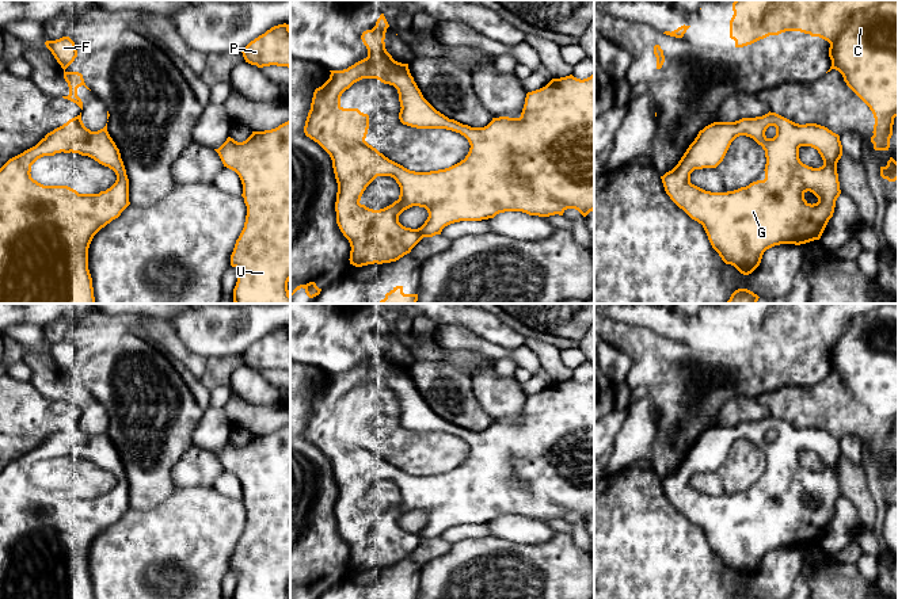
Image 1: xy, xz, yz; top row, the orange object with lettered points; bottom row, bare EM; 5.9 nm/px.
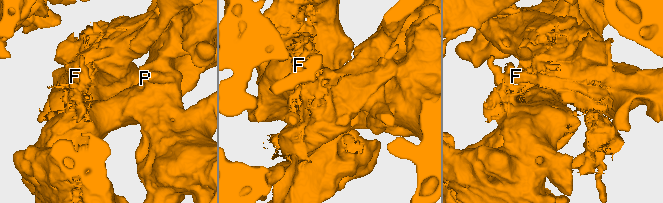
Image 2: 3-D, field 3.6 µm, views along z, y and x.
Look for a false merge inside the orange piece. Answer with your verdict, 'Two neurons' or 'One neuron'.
Two neurons

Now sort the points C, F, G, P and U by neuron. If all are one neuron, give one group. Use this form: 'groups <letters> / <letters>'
groups C F / G P U

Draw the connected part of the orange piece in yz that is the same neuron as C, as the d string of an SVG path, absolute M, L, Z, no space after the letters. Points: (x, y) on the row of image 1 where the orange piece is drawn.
M735 0L733 11L730 38L735 41L735 47L785 31L800 31L827 41L832 60L827 72L838 70L846 85L870 107L875 118L874 149L889 150L894 118L898 117L898 0Z

